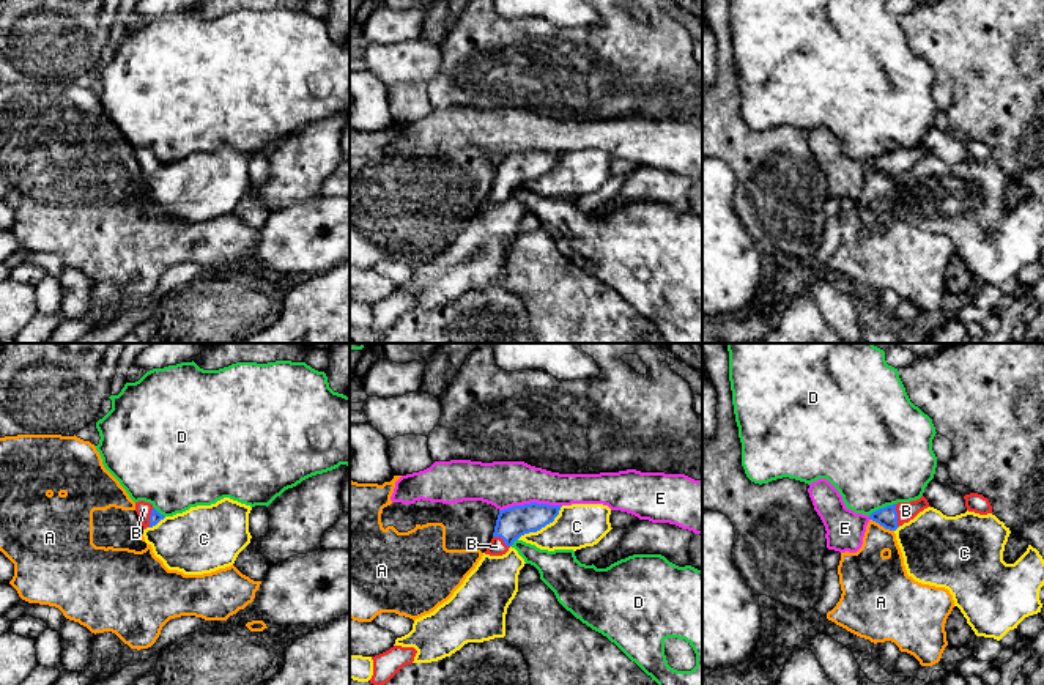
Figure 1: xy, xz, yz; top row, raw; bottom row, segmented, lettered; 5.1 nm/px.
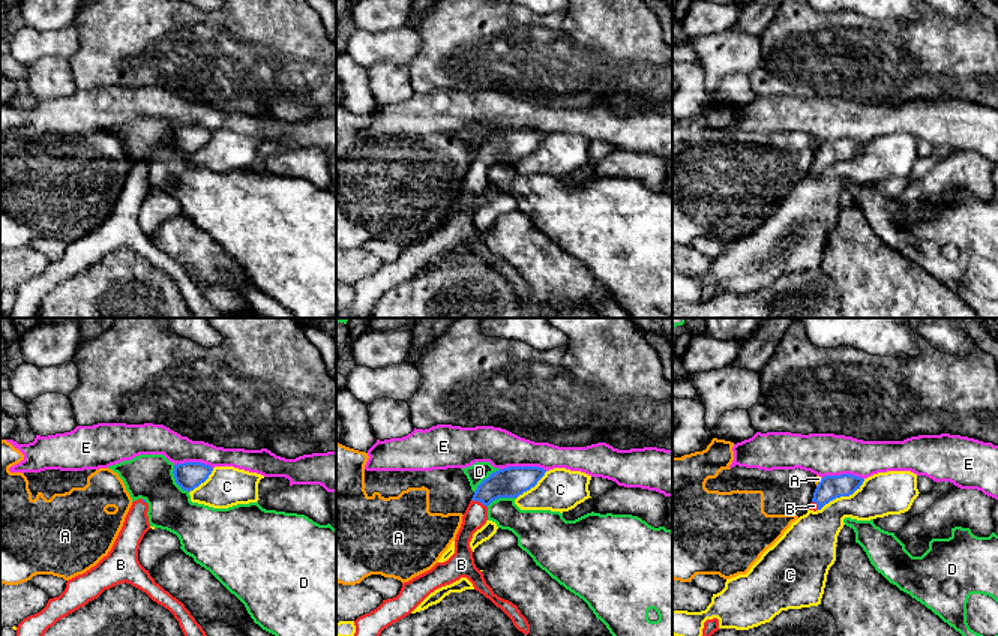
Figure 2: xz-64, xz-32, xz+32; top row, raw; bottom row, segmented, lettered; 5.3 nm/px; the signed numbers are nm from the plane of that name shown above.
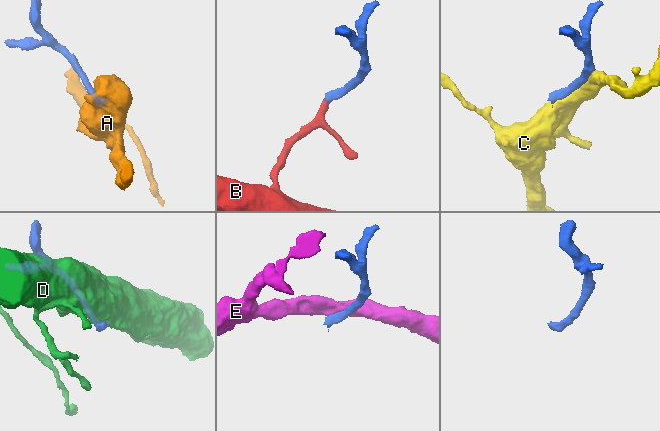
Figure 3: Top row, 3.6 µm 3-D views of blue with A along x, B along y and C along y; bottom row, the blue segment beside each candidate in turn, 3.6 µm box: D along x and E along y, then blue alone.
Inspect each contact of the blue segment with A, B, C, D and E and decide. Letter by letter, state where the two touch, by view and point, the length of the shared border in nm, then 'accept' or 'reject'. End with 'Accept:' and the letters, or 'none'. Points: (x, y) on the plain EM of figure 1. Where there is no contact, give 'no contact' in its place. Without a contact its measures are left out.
A: yz (882, 172) | 140 nm | reject
B: yz (896, 162) | 120 nm | accept
C: xz (542, 174) | 300 nm | reject
D: yz (881, 156) | 160 nm | reject
E: xz (531, 150) | 320 nm | reject
Accept: B

